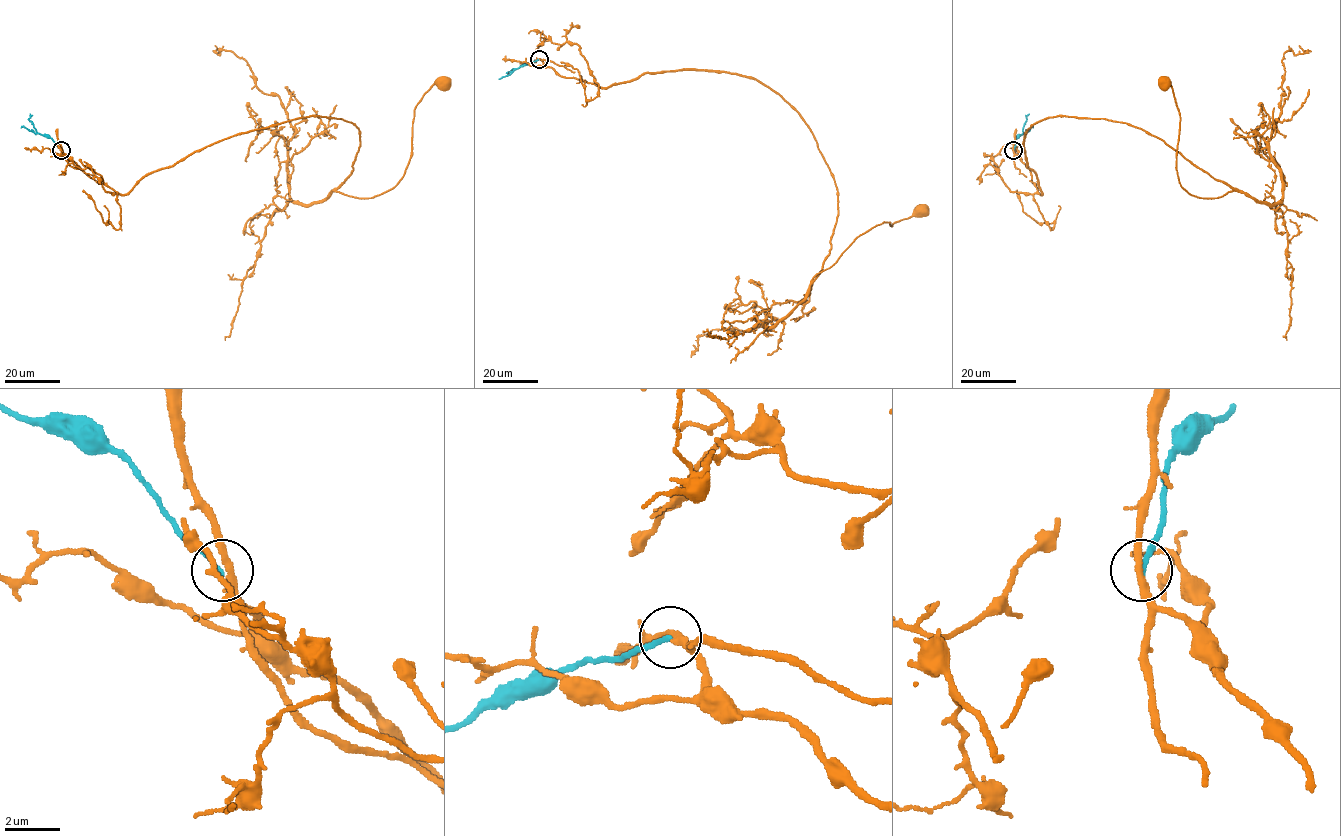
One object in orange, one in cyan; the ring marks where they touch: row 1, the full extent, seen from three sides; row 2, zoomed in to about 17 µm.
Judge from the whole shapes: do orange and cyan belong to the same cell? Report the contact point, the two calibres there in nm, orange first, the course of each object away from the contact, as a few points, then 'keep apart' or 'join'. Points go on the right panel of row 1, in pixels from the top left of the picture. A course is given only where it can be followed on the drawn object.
at (1013, 150); 280 nm thick on the orange side, 180 nm on the other; orange runs (1013, 150), (1041, 194), (1028, 129), (1103, 118), (1162, 139), (1233, 190), (1201, 198), (1181, 186), (1165, 82); cyan runs (1013, 150), (1029, 114); join

